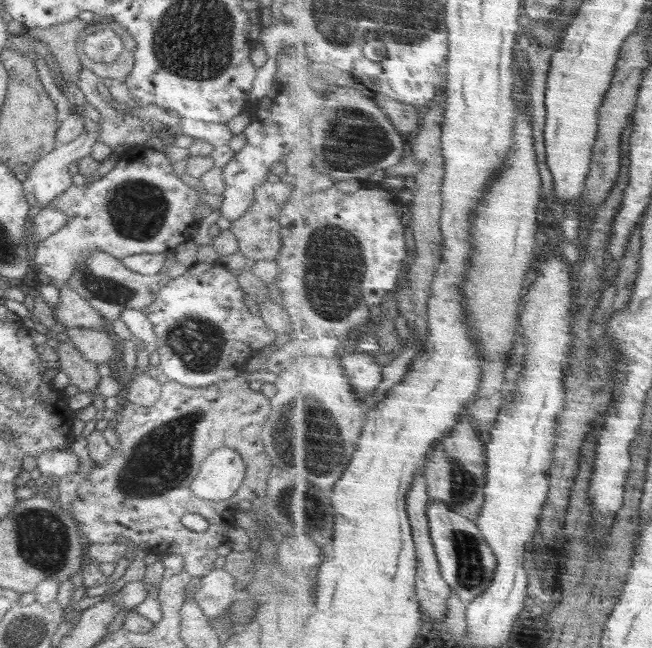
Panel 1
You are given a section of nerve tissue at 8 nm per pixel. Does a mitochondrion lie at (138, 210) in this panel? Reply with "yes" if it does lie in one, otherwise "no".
yes

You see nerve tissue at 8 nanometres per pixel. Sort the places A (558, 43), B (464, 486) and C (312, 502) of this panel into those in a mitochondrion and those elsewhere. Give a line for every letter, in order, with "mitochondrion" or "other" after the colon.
A: other
B: mitochondrion
C: mitochondrion

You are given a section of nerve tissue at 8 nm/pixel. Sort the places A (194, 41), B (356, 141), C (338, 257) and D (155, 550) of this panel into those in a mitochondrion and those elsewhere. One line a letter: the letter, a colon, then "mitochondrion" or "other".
A: mitochondrion
B: mitochondrion
C: mitochondrion
D: other

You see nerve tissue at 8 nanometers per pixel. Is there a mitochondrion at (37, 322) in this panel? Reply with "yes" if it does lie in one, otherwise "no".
no

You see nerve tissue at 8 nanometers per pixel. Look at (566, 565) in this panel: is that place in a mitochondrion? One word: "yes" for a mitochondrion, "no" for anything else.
no

